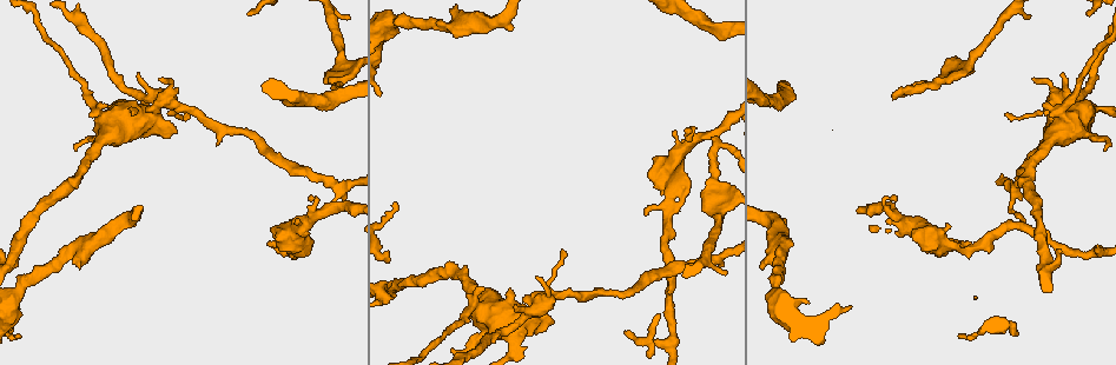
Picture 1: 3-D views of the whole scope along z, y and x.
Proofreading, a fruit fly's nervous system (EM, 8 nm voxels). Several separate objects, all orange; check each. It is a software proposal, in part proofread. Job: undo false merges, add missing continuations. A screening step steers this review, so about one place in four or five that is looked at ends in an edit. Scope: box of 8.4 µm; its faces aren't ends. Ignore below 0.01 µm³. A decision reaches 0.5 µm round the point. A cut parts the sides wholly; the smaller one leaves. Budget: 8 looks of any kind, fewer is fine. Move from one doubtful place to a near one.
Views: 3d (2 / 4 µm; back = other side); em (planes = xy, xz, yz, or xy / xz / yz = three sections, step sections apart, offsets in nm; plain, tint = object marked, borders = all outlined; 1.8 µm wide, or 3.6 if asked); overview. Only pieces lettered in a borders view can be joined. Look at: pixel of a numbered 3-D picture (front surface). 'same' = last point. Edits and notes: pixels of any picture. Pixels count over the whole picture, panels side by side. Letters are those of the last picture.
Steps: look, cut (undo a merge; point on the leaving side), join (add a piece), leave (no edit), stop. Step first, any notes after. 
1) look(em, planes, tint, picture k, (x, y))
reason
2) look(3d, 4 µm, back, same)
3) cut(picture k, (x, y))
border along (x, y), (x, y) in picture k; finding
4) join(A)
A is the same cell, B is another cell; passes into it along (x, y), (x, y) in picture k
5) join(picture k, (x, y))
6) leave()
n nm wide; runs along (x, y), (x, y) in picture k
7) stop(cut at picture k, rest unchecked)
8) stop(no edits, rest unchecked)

look(3d, 4 µm, picture 1, (1084, 105))
thin neck

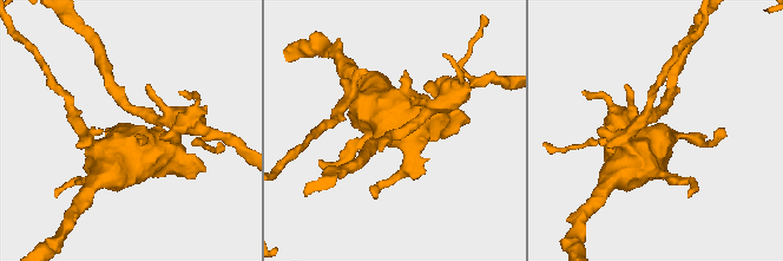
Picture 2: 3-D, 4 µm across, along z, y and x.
look(em, 3.6 µm, xy, step 8, borders, picture 2, (656, 134))

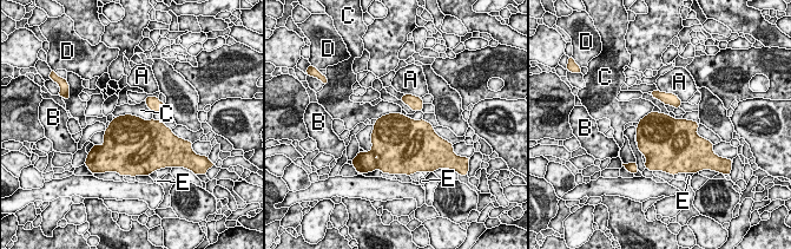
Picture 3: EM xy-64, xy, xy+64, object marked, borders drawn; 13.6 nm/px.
leave()
500 nm wide; A, B, C, D and E are other cells; border along (116, 116), (136, 115), (152, 119) in picture 3; all the same neuron

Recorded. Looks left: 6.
look(em, planes, borders, picture 1, (671, 198))
thick turns thin

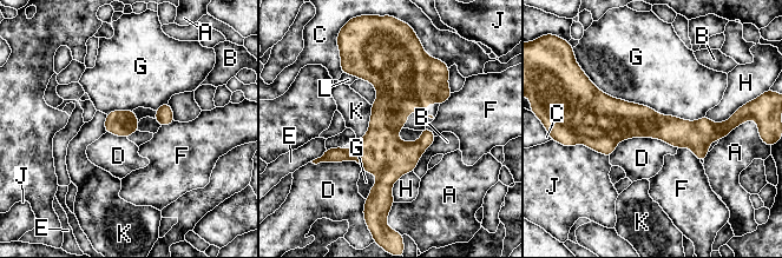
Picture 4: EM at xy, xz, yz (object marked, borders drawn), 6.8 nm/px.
leave()
A, B, C, D, E, F, G, H, J, K and L are other cells; continuous, no second neuron

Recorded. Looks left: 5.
look(em, yz, step 4, tint, picture 1, (326, 83))
branch stops here

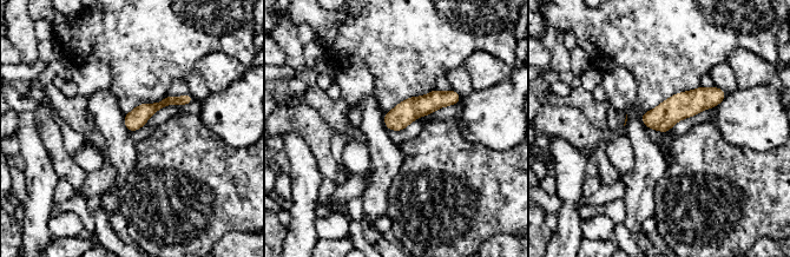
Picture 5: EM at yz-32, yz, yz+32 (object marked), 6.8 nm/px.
look(em, planes, borders, same)

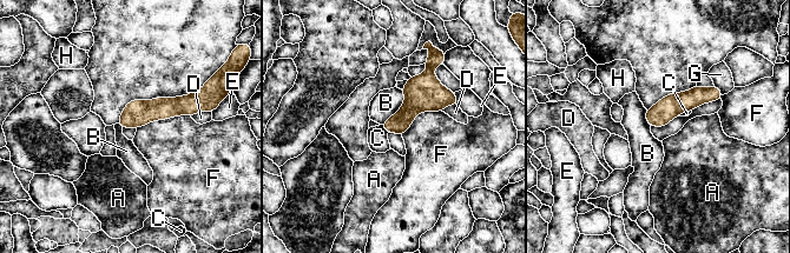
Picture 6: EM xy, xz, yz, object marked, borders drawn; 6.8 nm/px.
leave()
A, B, C, D, E, F, G and H are other cells; border along (401, 90), (405, 102), (381, 124) in picture 6; none of them fits

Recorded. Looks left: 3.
stop(no edits, rest unchecked)

